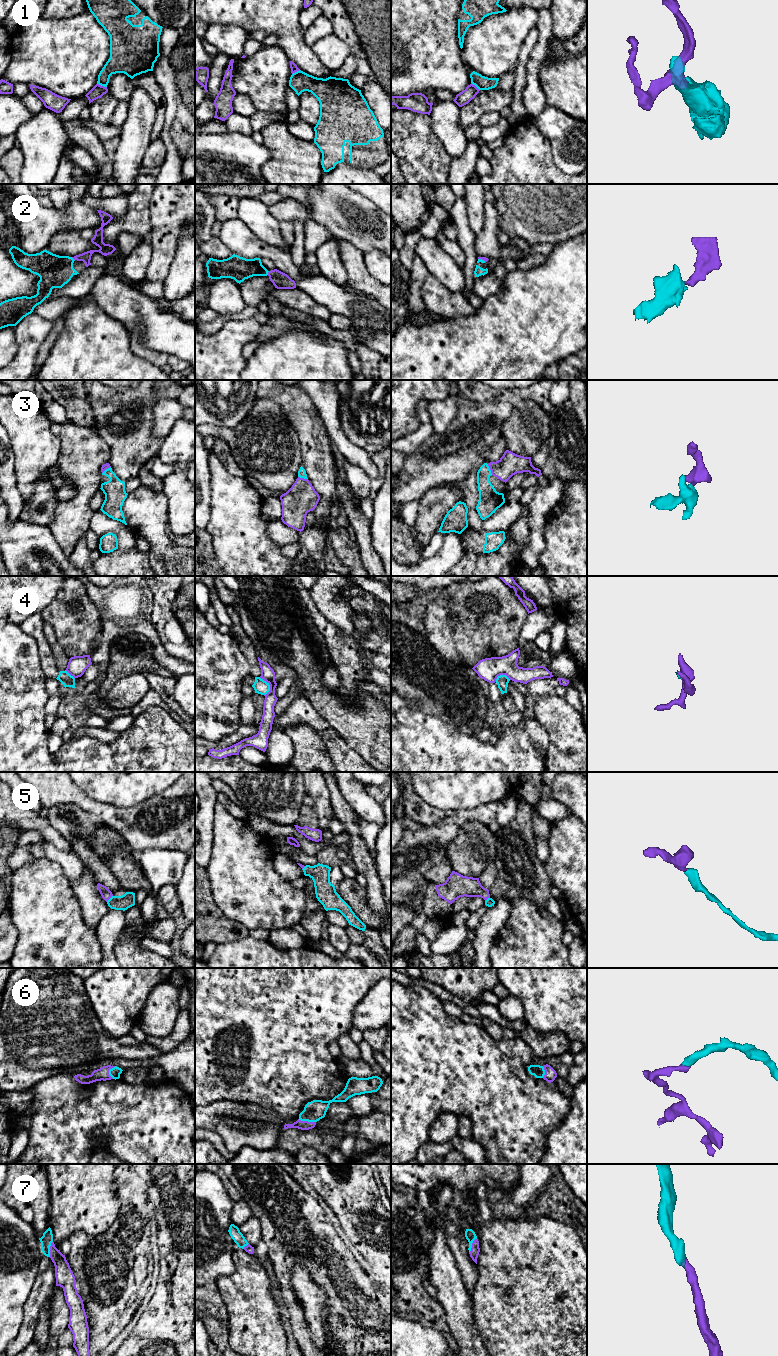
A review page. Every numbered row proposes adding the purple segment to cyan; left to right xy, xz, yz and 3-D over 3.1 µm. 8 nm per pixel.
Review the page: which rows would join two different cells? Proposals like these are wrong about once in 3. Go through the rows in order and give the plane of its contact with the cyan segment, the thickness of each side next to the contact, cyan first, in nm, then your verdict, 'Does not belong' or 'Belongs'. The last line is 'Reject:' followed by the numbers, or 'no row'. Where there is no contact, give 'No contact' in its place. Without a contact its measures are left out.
1: Touches cyan in xy. Thickness 190 nm (cyan) against 100 nm. Does not belong
2: Touches cyan in xz. Thickness 190 nm (cyan) against 140 nm. Belongs
3: Touches cyan in yz. Thickness 180 nm (cyan) against 180 nm. Belongs
4: Touches cyan in xz. Thickness 120 nm (cyan) against 110 nm. Does not belong
5: Touches cyan in xy. Thickness 120 nm (cyan) against 90 nm. Belongs
6: Touches cyan in xz. Thickness 160 nm (cyan) against 80 nm. Belongs
7: Touches cyan in xy. Thickness 90 nm (cyan) against 140 nm. Belongs
Reject: 1, 4

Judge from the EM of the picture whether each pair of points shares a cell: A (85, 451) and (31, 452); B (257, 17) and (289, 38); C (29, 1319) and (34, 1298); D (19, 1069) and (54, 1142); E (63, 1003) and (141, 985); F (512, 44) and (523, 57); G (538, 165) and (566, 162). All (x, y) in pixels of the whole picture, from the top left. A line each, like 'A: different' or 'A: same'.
A: different
B: same
C: same
D: different
E: different
F: different
G: different

